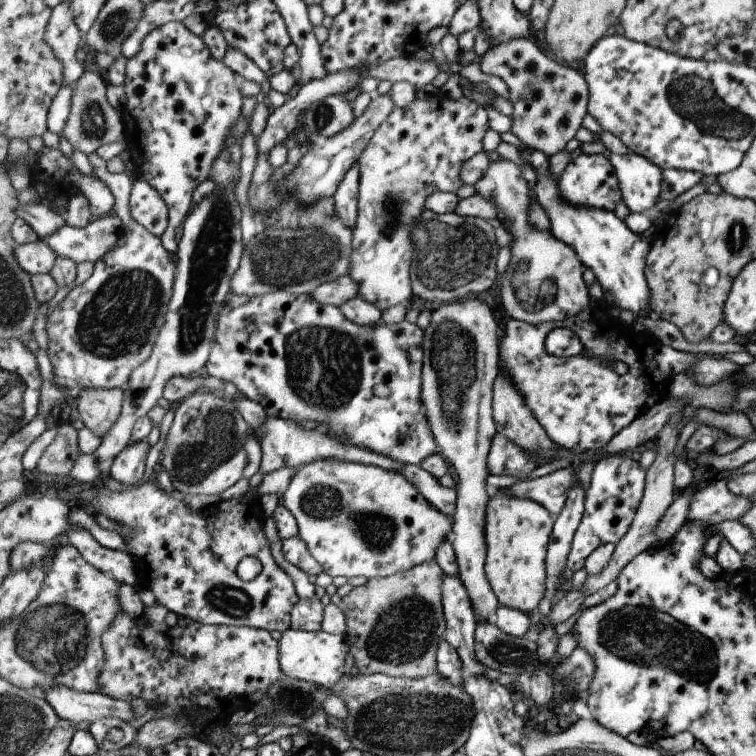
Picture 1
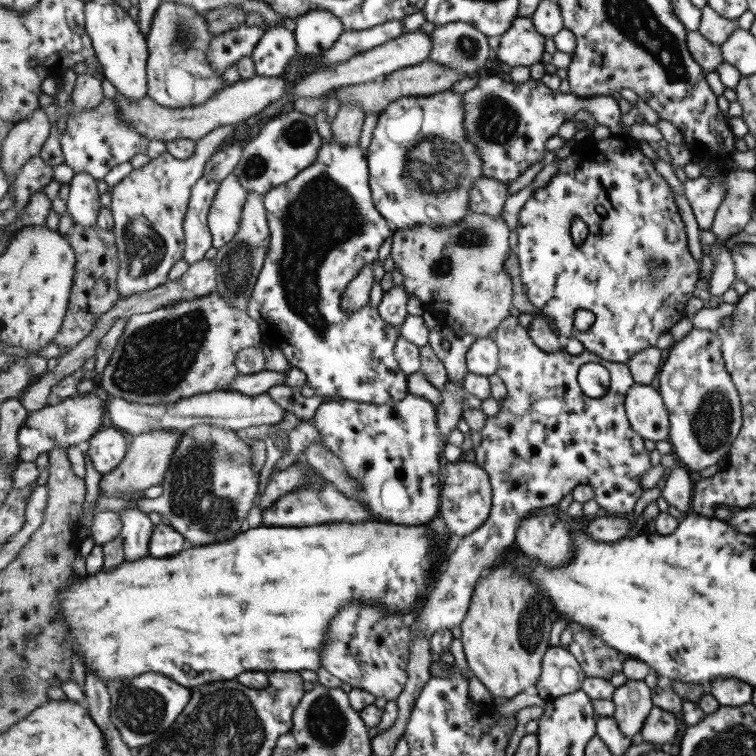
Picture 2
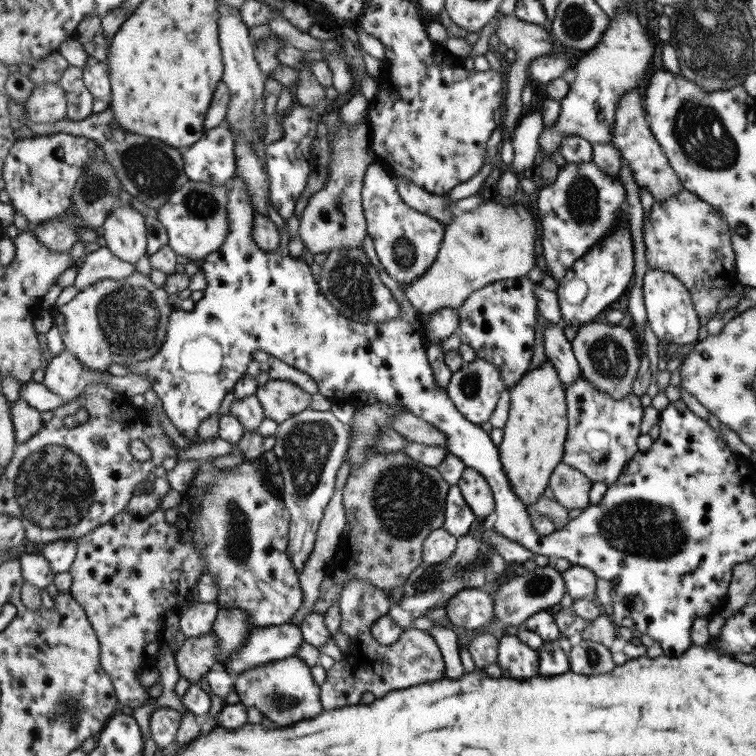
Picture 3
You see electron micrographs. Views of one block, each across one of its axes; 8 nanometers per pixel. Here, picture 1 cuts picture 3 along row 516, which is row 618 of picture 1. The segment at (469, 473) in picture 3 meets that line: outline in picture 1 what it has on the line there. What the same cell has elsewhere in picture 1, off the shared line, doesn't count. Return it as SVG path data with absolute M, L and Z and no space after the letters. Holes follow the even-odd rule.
M471 298L468 301L441 305L433 311L431 325L424 334L424 351L427 357L423 373L425 411L433 435L436 436L439 452L450 464L457 481L457 509L450 539L459 565L459 577L472 599L477 624L492 622L501 605L485 571L489 548L485 526L488 521L489 502L492 500L487 492L487 476L492 474L489 470L489 452L493 438L499 433L493 412L493 386L496 385L500 370L501 332L489 304L479 298Z

